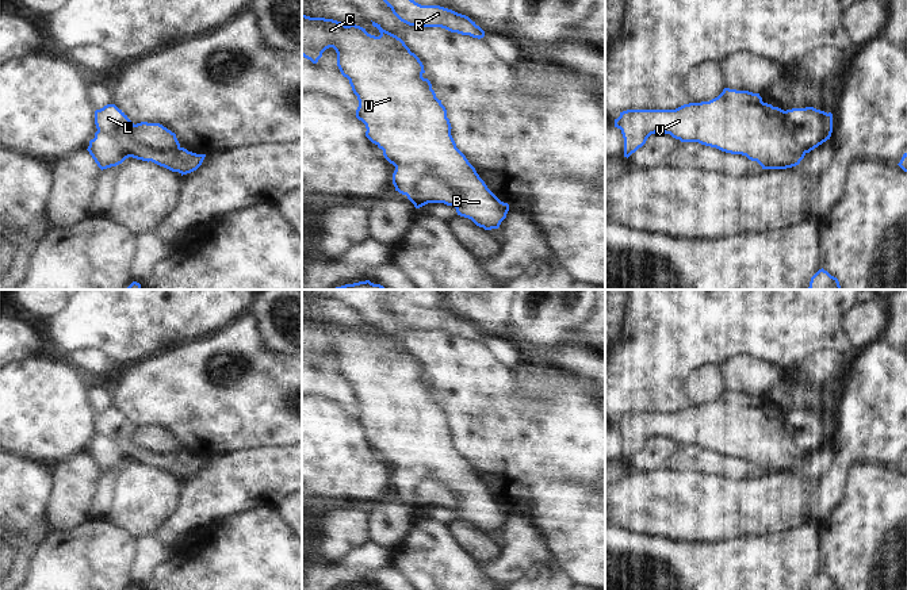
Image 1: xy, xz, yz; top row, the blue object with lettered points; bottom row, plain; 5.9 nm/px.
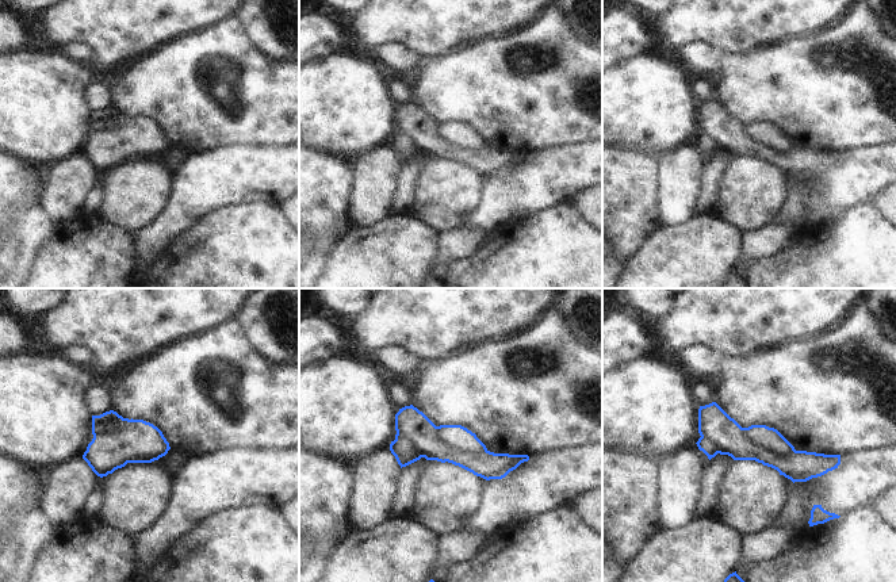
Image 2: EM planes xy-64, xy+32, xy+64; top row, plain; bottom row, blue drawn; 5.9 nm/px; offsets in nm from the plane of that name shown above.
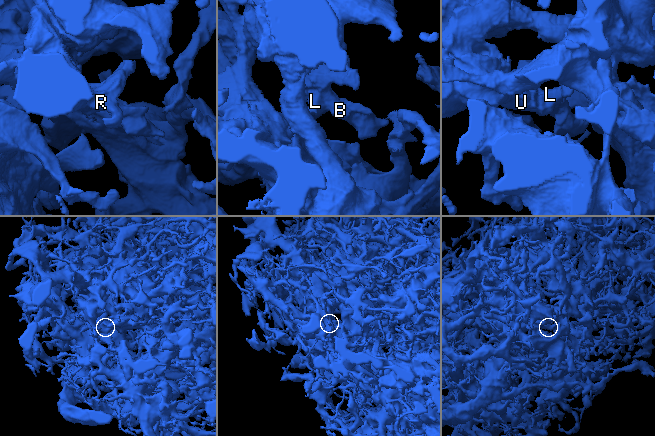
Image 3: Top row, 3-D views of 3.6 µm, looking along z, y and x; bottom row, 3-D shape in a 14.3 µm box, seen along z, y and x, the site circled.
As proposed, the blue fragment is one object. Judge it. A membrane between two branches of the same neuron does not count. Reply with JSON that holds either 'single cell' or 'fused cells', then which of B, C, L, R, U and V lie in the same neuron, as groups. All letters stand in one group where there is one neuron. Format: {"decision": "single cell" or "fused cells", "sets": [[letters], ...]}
{"decision": "fused cells", "sets": [["B", "C", "R", "U", "V"], ["L"]]}

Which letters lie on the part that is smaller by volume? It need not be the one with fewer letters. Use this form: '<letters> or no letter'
L.

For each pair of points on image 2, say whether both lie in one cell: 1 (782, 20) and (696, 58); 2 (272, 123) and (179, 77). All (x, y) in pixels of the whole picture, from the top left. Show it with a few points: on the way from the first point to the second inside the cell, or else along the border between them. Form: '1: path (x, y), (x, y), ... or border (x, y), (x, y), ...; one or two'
1: border (688, 42), (705, 42), (726, 53), (750, 52); two
2: path (249, 123), (230, 123), (202, 98); one

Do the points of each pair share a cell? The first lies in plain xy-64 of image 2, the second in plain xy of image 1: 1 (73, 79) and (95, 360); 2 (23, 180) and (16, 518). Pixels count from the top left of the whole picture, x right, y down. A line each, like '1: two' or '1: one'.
1: two
2: one

